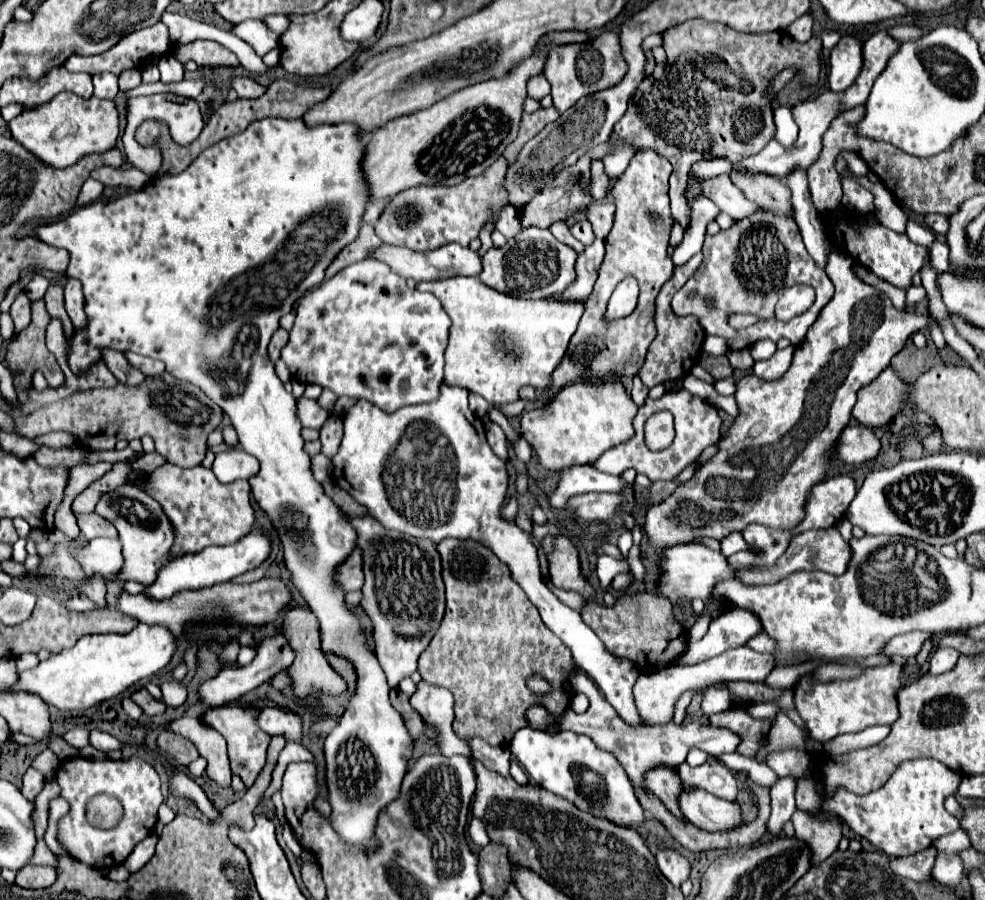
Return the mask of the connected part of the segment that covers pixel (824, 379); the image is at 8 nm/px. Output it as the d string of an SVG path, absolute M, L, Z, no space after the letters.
M834 248L826 274L836 286L836 294L810 326L802 344L794 348L792 366L782 382L760 382L754 374L738 381L734 396L740 414L732 432L728 430L726 438L718 440L720 452L668 500L648 510L644 532L652 546L686 544L694 536L722 540L734 530L744 530L750 522L772 528L796 526L804 518L802 508L810 486L826 474L828 450L850 420L856 392L890 364L910 334L928 330L926 316L896 310L884 292L856 278L848 252Z

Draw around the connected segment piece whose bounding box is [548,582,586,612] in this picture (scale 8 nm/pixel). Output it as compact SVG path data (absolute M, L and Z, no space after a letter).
M548 582L548 588L570 608L578 608L578 612L582 612L582 608L586 606L586 598L580 594L580 592L562 592L562 590L556 590L550 582Z

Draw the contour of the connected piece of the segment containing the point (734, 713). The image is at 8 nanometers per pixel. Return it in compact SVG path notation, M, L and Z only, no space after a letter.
M744 706L710 714L708 720L716 728L728 728L734 734L738 734L740 736L740 746L736 748L736 752L742 754L742 756L748 756L748 758L758 756L758 752L762 748L762 740L764 740L762 732L768 734L768 730L772 726L772 718L754 720L750 714L746 714Z

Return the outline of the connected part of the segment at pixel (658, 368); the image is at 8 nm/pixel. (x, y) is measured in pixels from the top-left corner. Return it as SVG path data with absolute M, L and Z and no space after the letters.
M702 252L694 254L686 264L678 266L674 270L672 278L662 286L662 290L660 290L660 294L656 298L654 322L656 322L658 336L650 344L646 360L644 360L644 364L642 364L640 372L638 372L638 376L642 378L642 382L648 388L652 388L658 382L670 382L670 380L684 378L686 374L690 374L690 368L698 362L698 354L700 354L702 342L704 342L704 330L702 330L702 326L700 326L696 316L676 316L672 312L672 308L670 308L670 298L672 298L672 294L676 294L684 286L684 282L698 270L700 264L702 264Z

